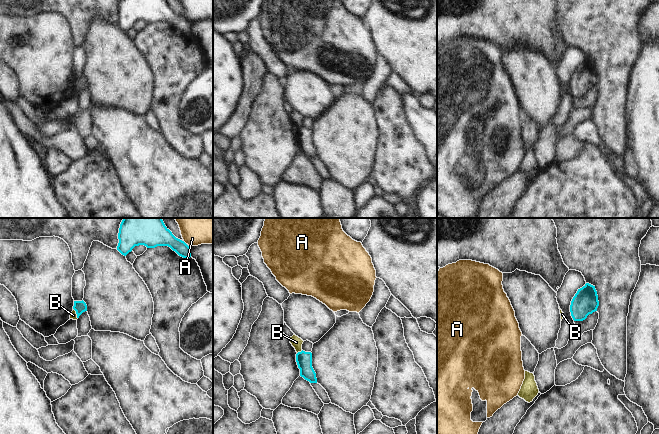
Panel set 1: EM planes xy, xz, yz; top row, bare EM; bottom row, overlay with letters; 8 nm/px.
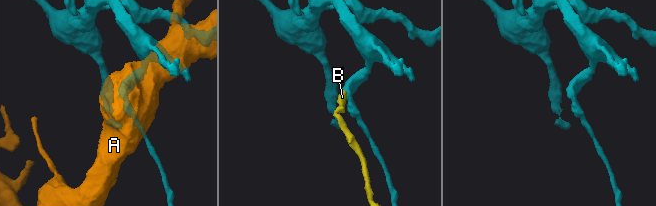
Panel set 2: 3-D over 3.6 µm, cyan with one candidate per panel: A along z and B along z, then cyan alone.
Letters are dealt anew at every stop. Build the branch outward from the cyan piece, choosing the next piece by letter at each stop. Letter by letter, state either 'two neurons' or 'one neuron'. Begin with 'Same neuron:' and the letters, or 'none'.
Same neuron: none
A: two neurons
B: two neurons

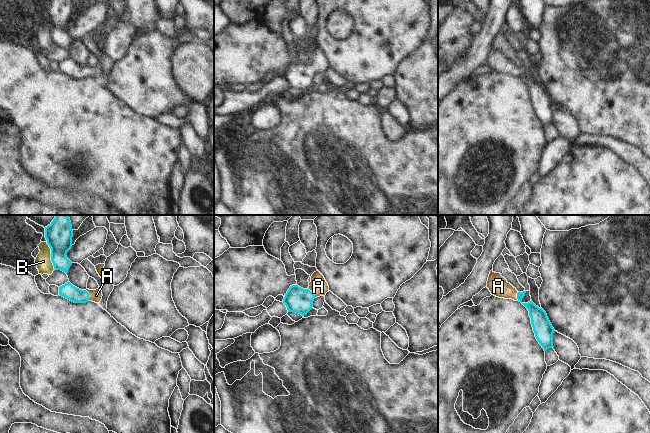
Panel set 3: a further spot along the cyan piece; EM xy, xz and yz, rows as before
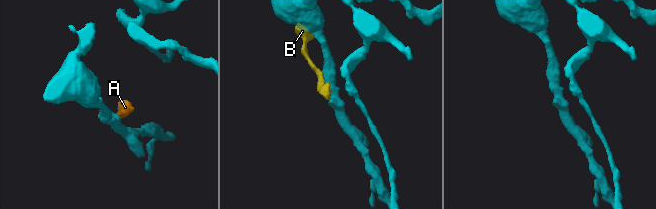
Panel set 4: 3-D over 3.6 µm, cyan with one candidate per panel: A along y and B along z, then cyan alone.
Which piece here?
Same neuron: A
A: one neuron
B: two neurons

